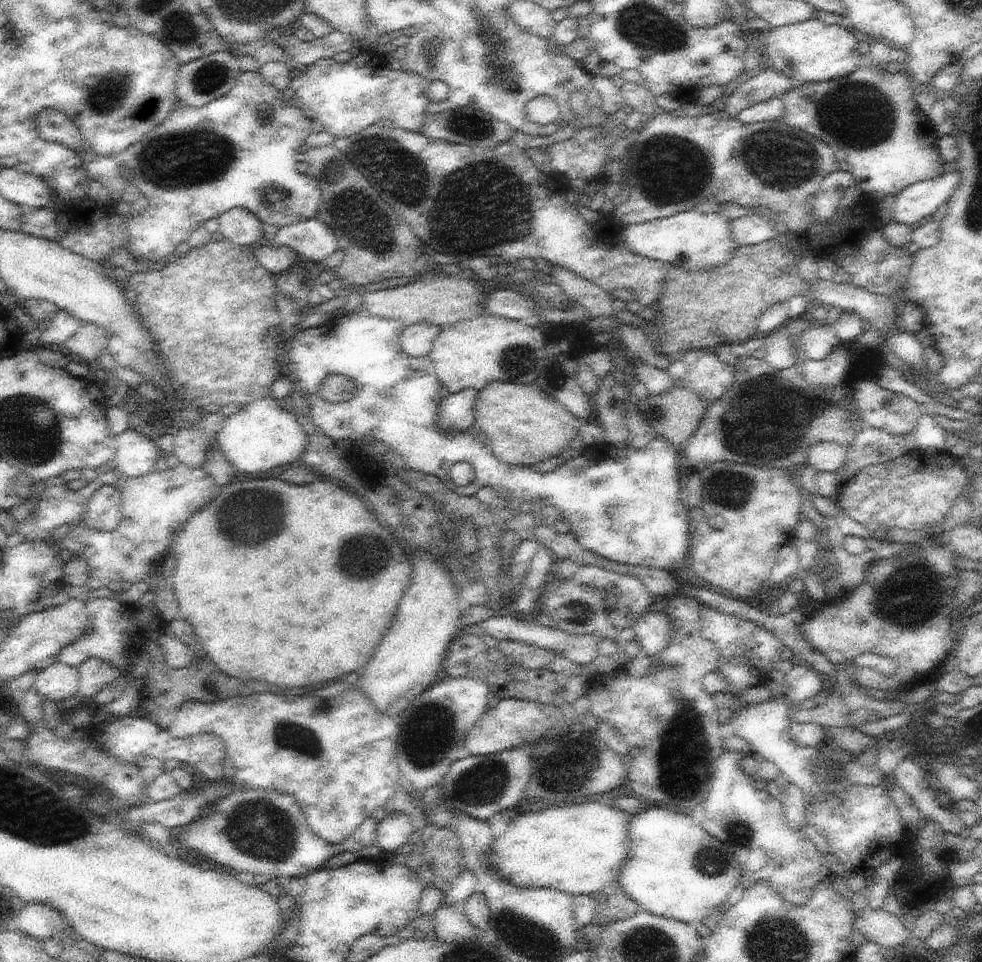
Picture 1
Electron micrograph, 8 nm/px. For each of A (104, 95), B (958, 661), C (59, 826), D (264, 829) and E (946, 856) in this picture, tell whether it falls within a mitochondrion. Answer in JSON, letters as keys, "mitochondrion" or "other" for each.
{"A":"mitochondrion","B":"other","C":"mitochondrion","D":"mitochondrion","E":"other"}

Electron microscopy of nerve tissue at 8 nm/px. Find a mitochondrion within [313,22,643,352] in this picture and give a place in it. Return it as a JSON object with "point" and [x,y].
{"point":[514,221]}

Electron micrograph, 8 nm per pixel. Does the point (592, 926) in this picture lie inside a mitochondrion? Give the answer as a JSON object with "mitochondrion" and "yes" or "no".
{"mitochondrion":"no"}

